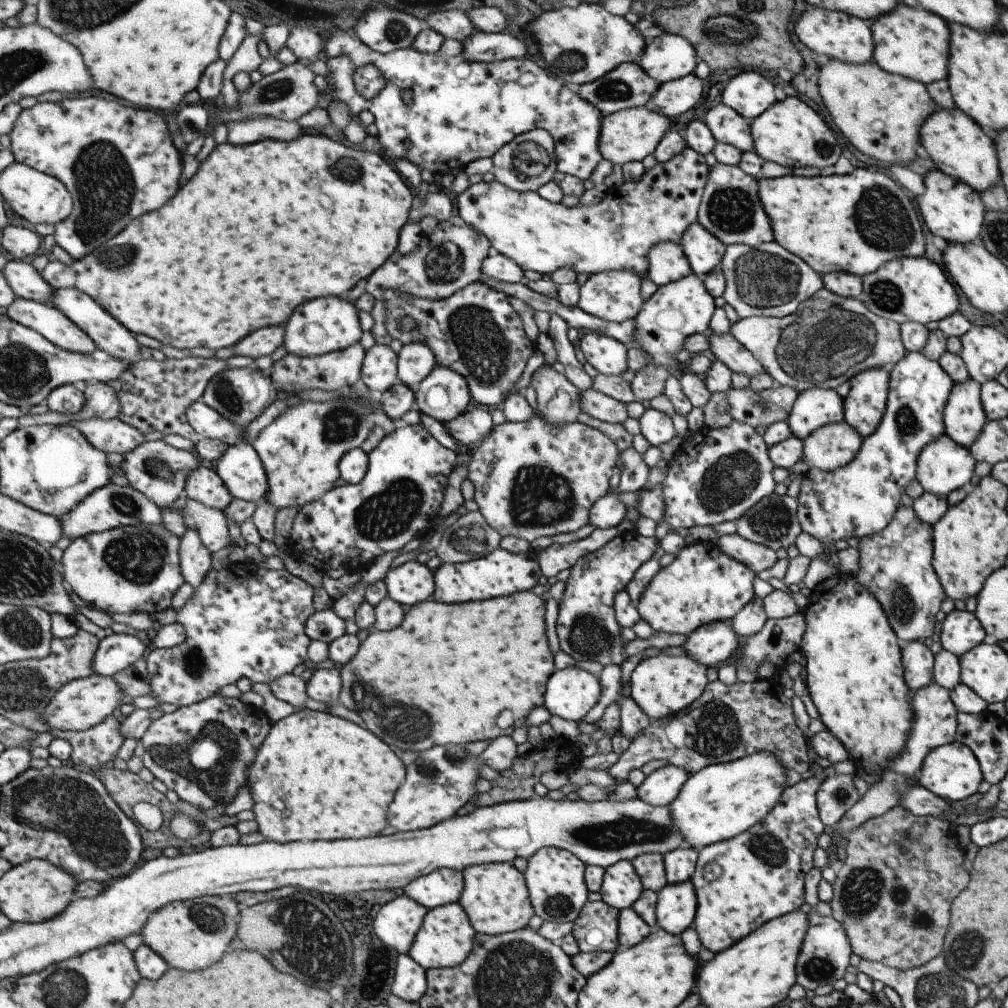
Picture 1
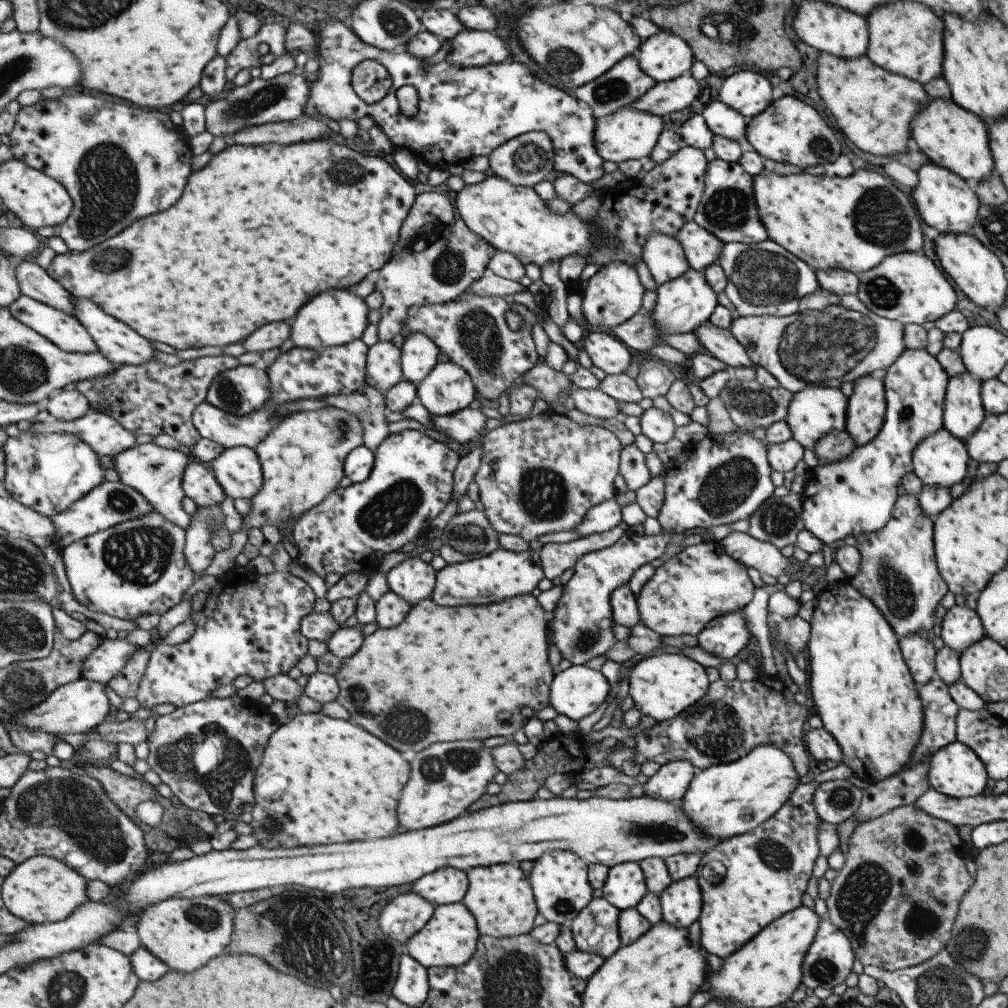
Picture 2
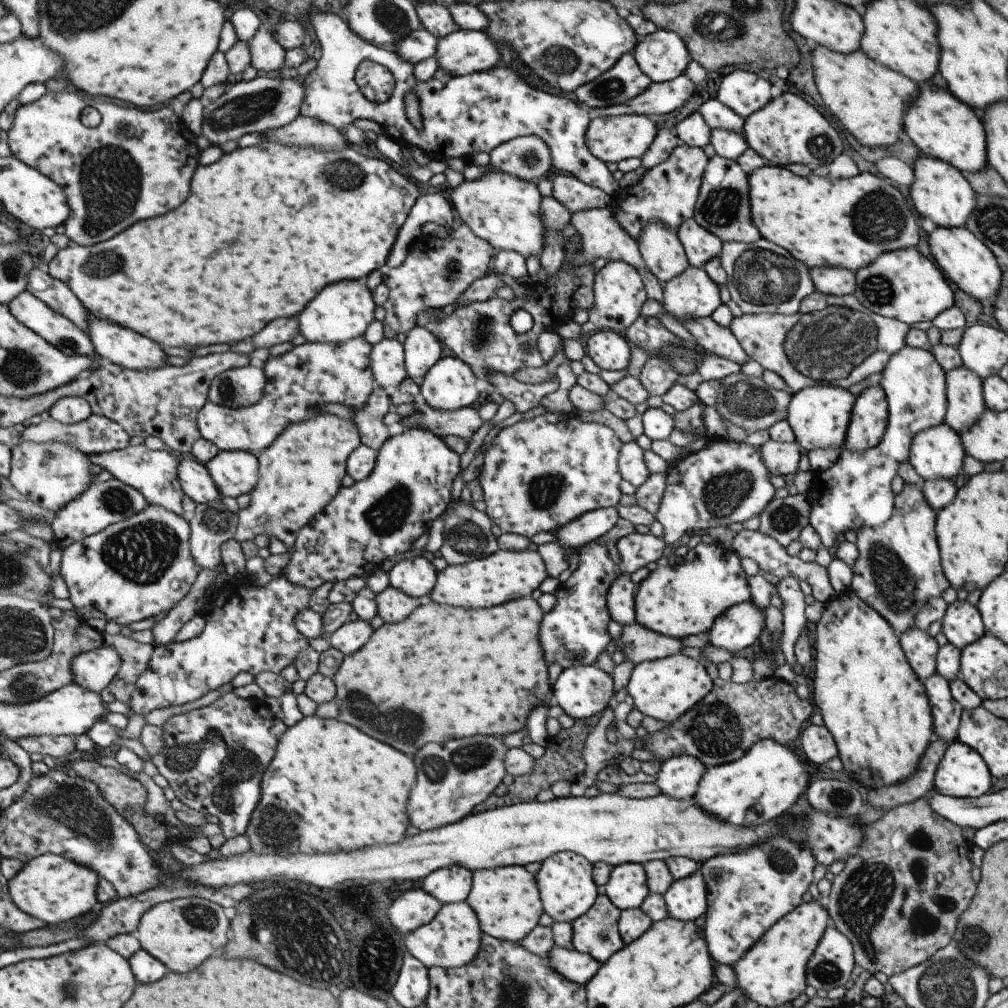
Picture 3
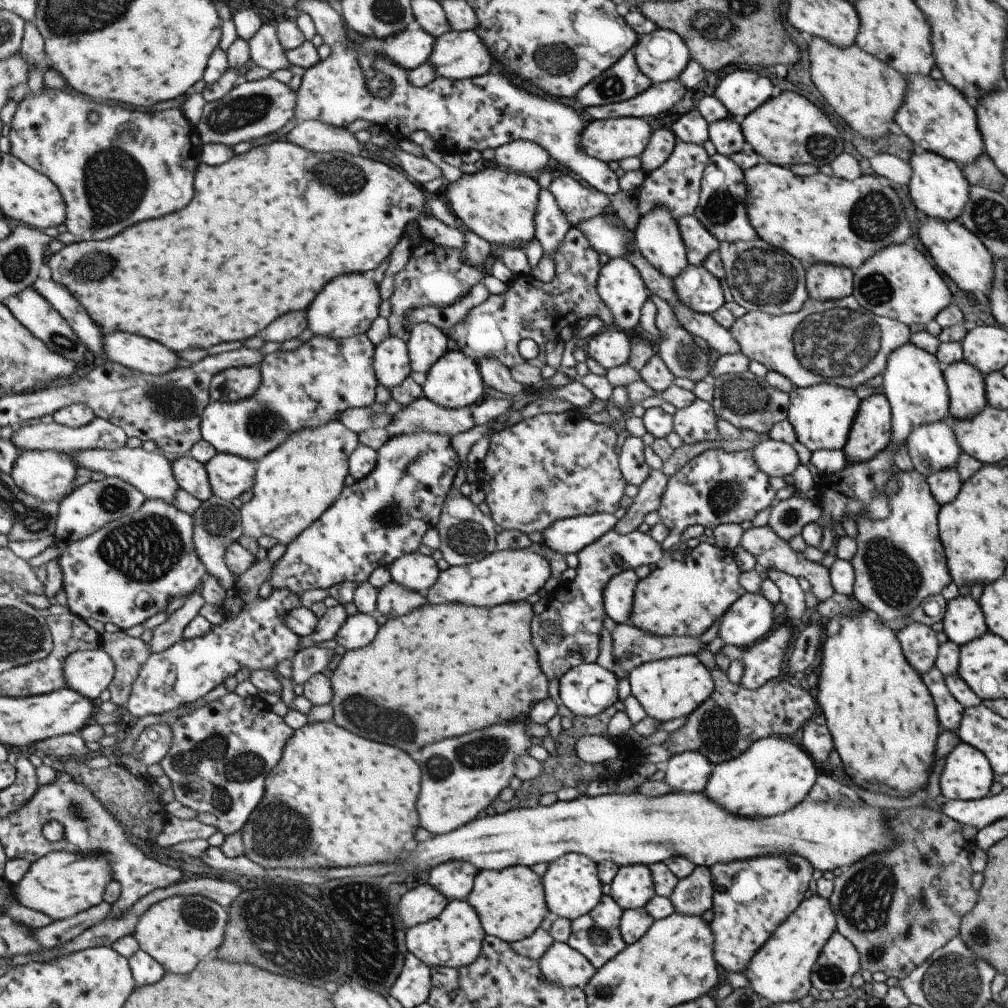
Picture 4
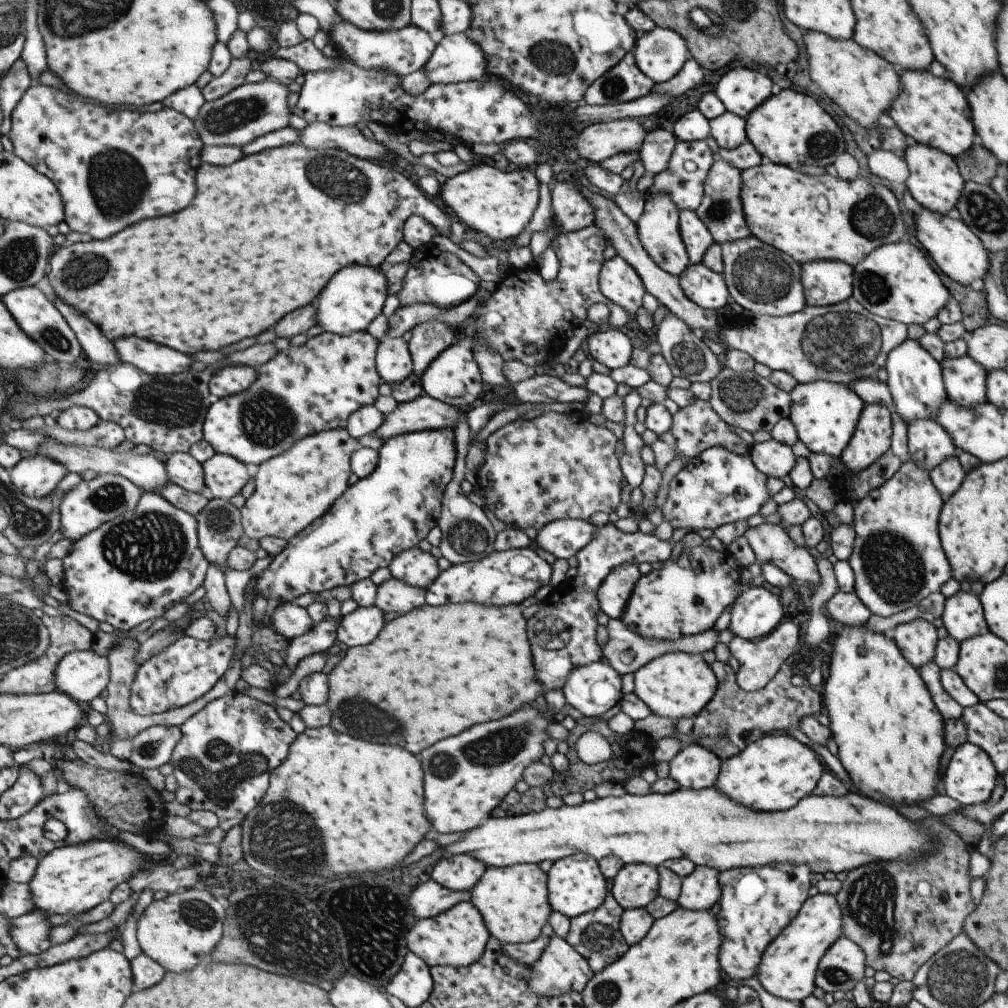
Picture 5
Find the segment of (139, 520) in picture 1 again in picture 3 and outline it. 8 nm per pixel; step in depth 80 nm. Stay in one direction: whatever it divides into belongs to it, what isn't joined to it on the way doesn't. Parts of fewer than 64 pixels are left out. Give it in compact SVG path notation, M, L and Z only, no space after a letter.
M113 477L106 482L95 482L85 494L69 502L57 513L52 527L56 537L55 543L61 550L65 550L75 542L82 542L86 537L99 534L109 526L147 510L147 506L149 502L139 490L123 484L117 478Z

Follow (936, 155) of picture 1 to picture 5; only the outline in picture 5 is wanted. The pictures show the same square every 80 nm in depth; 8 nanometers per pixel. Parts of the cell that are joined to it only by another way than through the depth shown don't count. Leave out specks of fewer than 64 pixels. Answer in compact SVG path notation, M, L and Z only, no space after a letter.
M897 70L898 79L900 80L899 96L891 102L891 106L887 108L887 115L912 142L923 144L935 148L951 158L961 156L963 152L967 152L971 146L977 142L973 122L971 122L971 112L961 90L951 79L943 79L934 77L927 70Z

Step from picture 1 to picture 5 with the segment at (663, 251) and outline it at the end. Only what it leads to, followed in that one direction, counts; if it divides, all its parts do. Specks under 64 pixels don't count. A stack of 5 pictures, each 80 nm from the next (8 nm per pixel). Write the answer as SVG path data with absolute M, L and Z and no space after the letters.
M661 192L648 194L643 213L635 223L637 238L645 254L650 256L653 264L657 264L661 270L677 277L690 265L679 235L678 212L677 206L671 202L667 194L661 194Z

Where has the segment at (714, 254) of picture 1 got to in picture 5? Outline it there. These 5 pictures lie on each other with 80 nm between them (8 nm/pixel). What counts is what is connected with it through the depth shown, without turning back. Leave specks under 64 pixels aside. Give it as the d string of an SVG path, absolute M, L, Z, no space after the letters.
M691 210L678 212L679 235L684 245L690 264L701 263L705 250L713 246L713 238L709 235L707 228Z

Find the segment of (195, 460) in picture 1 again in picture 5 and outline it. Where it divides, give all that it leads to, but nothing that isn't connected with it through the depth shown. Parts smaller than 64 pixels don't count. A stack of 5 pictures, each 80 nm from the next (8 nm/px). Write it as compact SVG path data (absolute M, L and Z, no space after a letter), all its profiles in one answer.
M47 442L47 444L43 444L43 446L39 446L37 453L43 454L43 456L49 456L49 458L55 458L55 462L65 464L70 472L79 474L85 472L85 470L92 470L99 475L117 474L125 476L135 486L140 486L144 493L157 494L171 482L166 462L161 462L153 454L138 455L129 451L113 452L113 450L98 447L65 446L65 444L59 444L59 442Z

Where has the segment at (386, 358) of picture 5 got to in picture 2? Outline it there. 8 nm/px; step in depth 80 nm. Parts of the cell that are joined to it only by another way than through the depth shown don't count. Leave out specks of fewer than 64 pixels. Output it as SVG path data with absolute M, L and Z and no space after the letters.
M379 342L367 358L367 383L383 394L403 380L402 350L393 342Z

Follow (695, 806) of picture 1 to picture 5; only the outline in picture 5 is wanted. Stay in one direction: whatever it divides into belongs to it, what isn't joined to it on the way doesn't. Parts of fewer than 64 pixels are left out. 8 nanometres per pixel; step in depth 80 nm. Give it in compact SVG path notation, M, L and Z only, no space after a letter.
M786 733L762 736L736 756L721 761L719 774L713 782L725 798L755 812L777 812L792 808L801 798L811 795L821 774L823 762L809 748Z

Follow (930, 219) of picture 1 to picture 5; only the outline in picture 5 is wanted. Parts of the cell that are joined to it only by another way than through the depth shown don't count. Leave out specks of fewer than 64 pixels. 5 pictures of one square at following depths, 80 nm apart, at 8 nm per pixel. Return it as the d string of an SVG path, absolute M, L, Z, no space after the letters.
M913 142L907 146L903 159L908 169L908 176L904 184L911 197L923 210L929 210L941 216L952 214L964 186L954 158L931 146Z

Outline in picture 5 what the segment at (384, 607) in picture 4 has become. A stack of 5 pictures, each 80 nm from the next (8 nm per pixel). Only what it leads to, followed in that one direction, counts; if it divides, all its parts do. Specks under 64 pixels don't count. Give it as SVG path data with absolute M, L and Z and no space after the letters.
M392 577L378 587L376 606L384 613L403 615L426 605L426 590Z

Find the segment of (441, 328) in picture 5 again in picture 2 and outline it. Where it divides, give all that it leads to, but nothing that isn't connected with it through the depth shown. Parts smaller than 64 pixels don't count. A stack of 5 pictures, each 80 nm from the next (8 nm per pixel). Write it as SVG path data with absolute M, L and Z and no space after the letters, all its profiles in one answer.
M421 332L405 338L401 350L403 379L413 382L417 388L443 359L437 344Z

